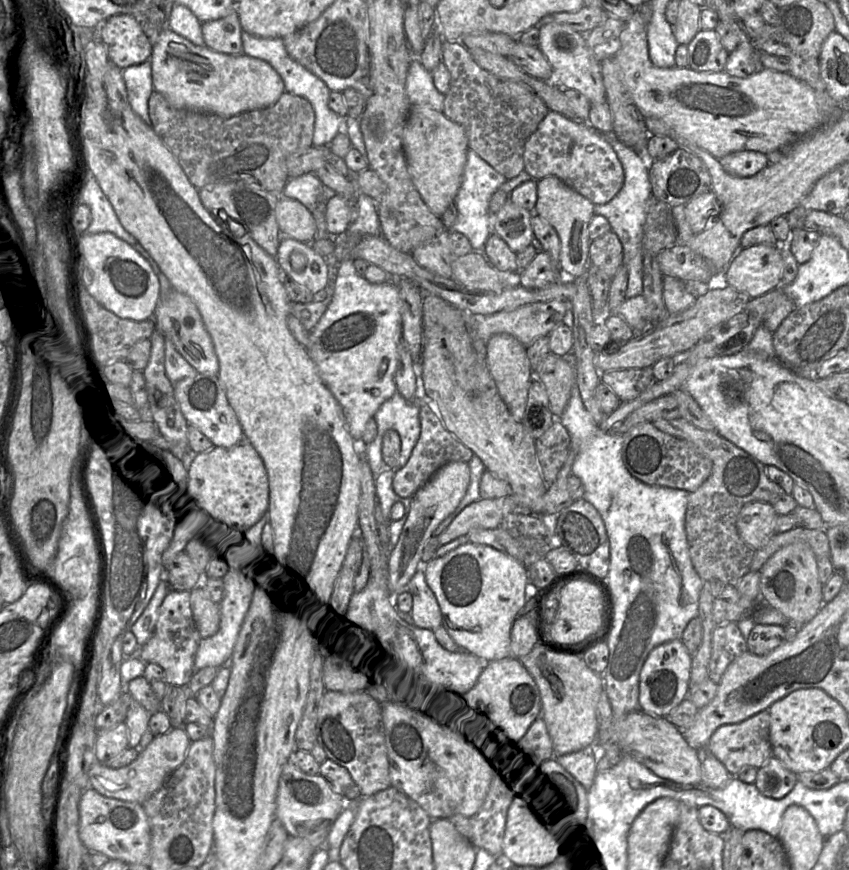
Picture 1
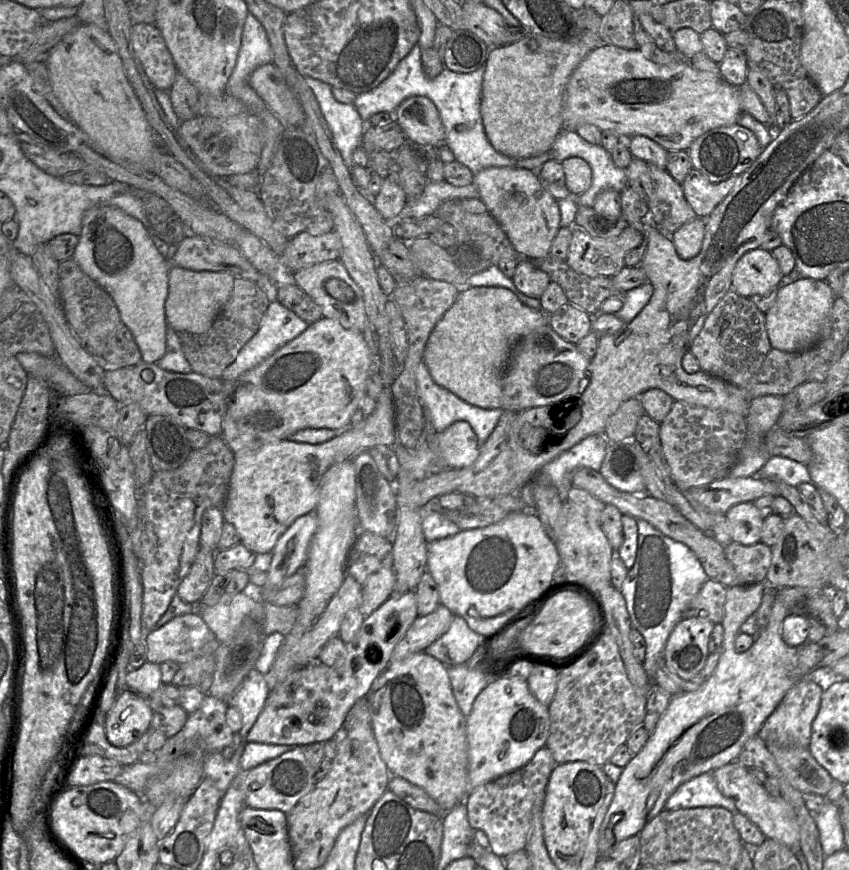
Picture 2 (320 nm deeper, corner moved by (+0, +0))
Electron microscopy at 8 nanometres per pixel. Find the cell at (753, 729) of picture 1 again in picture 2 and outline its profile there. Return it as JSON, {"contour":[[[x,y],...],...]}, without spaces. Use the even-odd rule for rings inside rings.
{"contour":[[[802,678],[790,688],[775,710],[765,720],[757,733],[757,735],[766,743],[768,750],[769,745],[809,746],[812,735],[812,723],[819,711],[823,691],[824,689],[820,686],[820,684],[812,678]]]}

